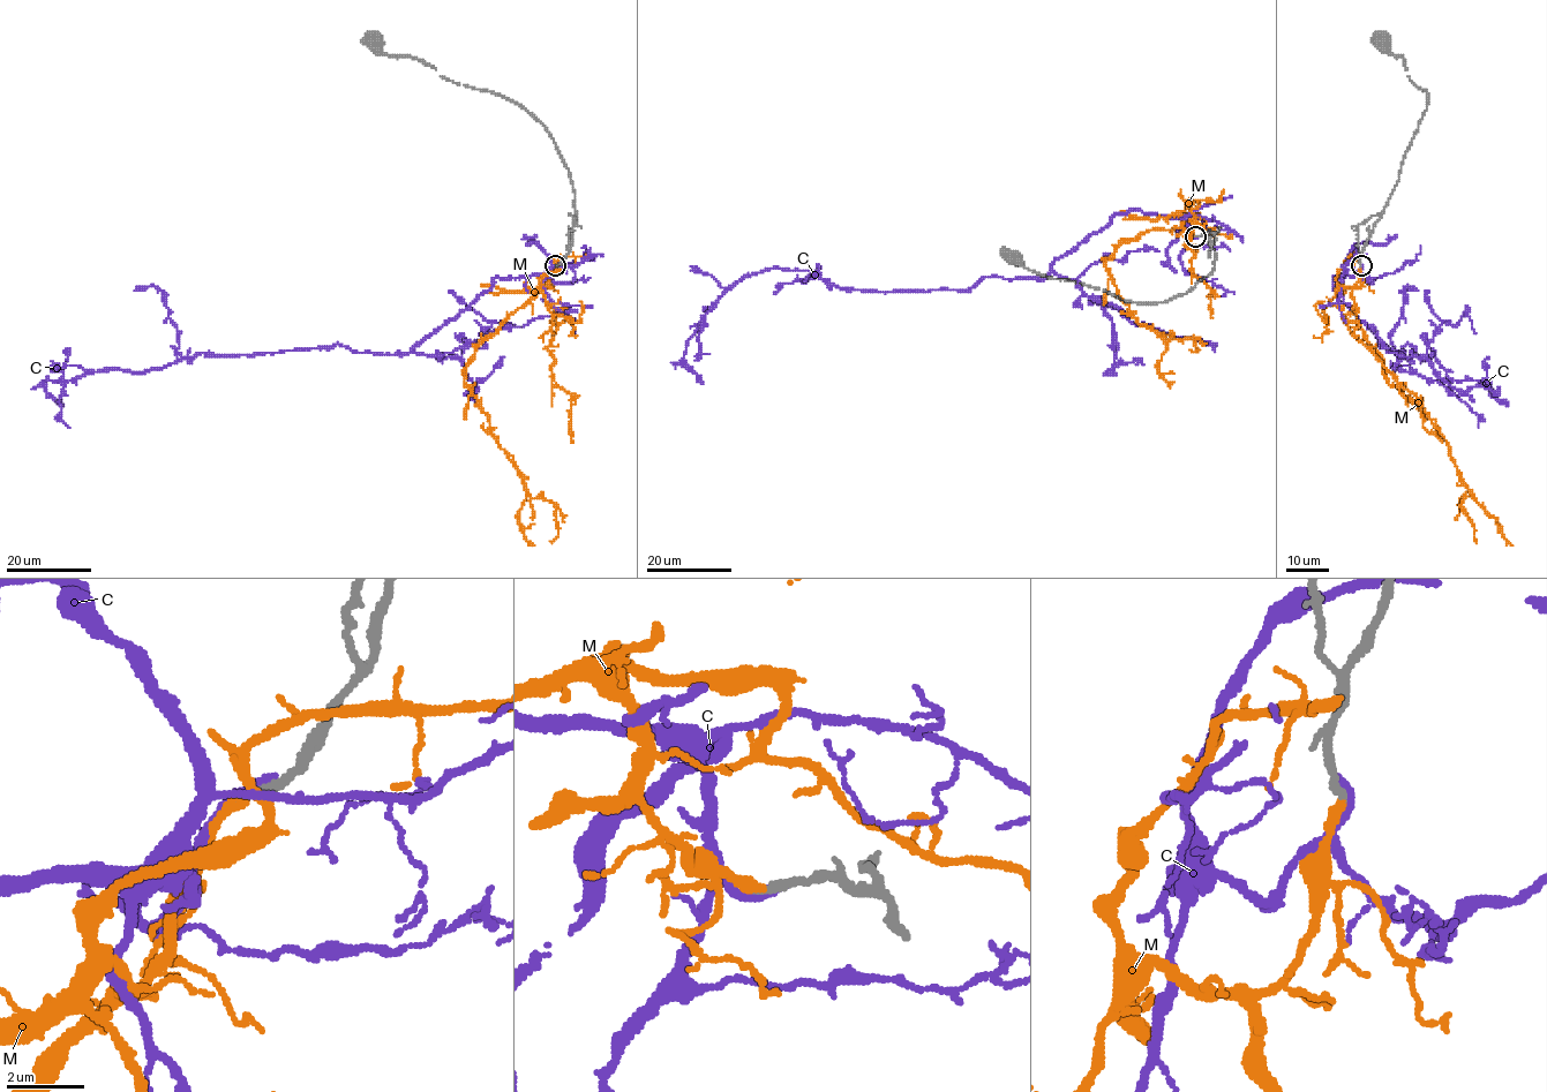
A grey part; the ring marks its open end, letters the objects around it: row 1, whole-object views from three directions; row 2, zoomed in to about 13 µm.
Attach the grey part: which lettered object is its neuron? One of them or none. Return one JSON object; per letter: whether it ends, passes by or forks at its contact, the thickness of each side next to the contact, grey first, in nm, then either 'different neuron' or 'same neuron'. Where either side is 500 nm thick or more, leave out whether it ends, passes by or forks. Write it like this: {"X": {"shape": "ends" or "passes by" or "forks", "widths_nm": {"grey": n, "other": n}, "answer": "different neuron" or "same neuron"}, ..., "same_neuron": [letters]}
{"C": {"shape": "ends", "widths_nm": {"grey": 260, "other": 260}, "answer": "different neuron"}, "M": {"shape": "ends", "widths_nm": {"grey": 220, "other": 220}, "answer": "same neuron"}, "same_neuron": ["M"]}

